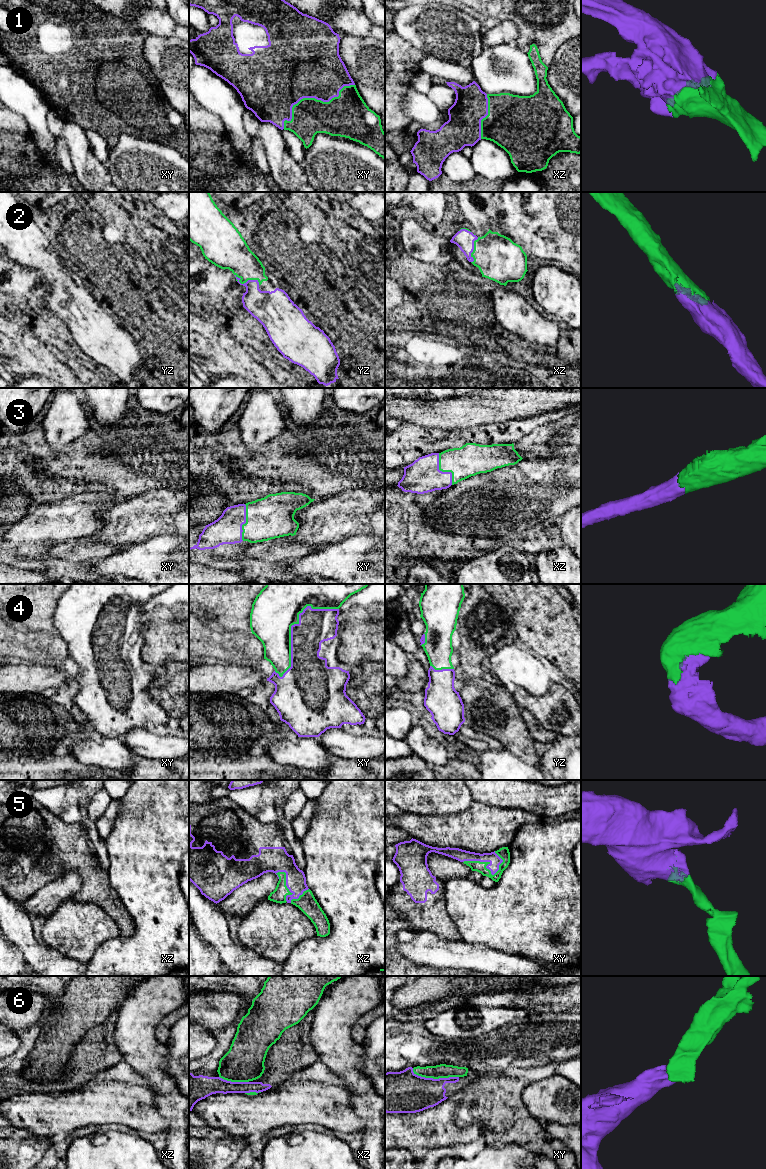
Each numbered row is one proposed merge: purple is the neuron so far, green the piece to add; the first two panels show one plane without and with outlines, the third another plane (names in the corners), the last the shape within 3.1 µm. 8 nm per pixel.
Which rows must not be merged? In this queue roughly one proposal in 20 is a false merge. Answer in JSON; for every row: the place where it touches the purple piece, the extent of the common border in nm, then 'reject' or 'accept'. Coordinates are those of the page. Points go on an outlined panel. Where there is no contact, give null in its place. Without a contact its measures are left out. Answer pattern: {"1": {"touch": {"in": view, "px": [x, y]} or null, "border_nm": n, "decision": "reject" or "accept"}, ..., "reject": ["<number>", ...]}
{"1": {"touch": {"in": "xy", "px": [312, 97]}, "border_nm": 700, "decision": "accept"}, "2": {"touch": {"in": "yz", "px": [246, 282]}, "border_nm": 220, "decision": "accept"}, "3": {"touch": {"in": "xz", "px": [443, 472]}, "border_nm": 280, "decision": "accept"}, "4": {"touch": {"in": "xy", "px": [292, 625]}, "border_nm": 750, "decision": "accept"}, "5": {"touch": {"in": "xy", "px": [488, 864]}, "border_nm": 320, "decision": "accept"}, "6": {"touch": {"in": "xy", "px": [434, 1079]}, "border_nm": 380, "decision": "reject"}, "reject": ["6"]}

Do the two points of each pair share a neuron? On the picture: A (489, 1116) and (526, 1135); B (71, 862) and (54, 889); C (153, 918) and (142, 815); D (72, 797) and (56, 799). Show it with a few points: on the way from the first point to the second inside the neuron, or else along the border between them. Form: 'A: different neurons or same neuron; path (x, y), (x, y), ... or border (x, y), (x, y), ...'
A: same neuron; path (498, 1116), (511, 1128), (517, 1128)
B: different neurons; border (79, 873), (68, 872), (40, 889)
C: same neuron; path (150, 892), (146, 881), (146, 841)
D: different neurons; border (65, 790), (65, 800), (78, 808)

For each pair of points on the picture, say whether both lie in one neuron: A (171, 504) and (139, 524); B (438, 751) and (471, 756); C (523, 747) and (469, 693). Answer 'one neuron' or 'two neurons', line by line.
A: one neuron
B: two neurons
C: one neuron

